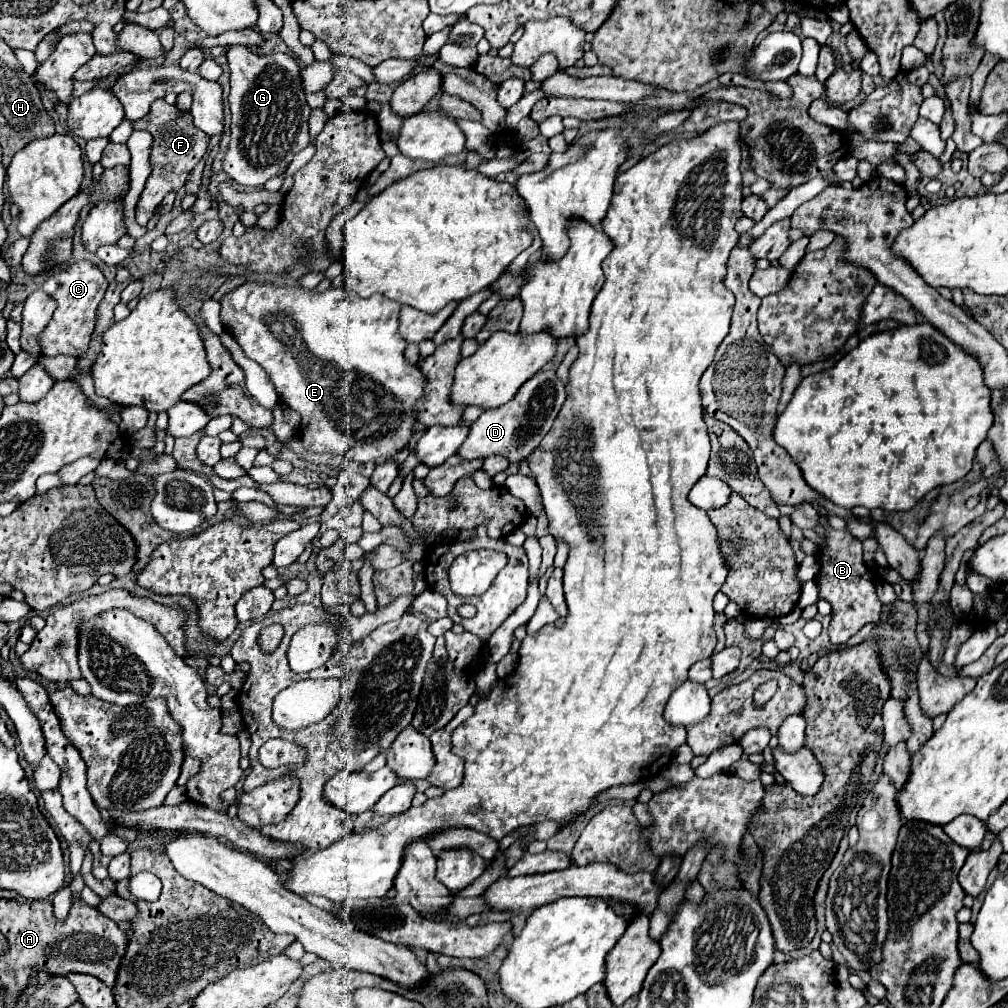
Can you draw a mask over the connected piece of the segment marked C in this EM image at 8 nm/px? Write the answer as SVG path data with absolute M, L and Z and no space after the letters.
M79 260L79 262L69 264L63 272L47 276L45 282L41 284L41 290L45 290L57 302L55 314L39 338L39 346L41 346L43 356L69 354L69 356L81 358L89 348L91 334L97 324L97 308L99 308L99 304L105 296L105 290L107 290L105 276L91 262Z

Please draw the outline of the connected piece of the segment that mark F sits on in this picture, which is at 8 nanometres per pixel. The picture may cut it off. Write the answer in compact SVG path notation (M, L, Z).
M163 98L155 100L151 104L151 112L145 118L141 118L139 122L135 122L133 128L153 134L153 146L151 146L151 156L149 156L153 170L151 170L145 190L137 202L137 224L147 226L155 206L163 200L163 196L171 190L183 188L187 174L205 156L207 146L209 146L209 138L199 128L195 128L189 112L181 112L177 106L167 104Z

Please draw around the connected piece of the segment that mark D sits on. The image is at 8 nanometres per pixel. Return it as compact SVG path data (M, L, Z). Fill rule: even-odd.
M553 370L539 372L533 378L529 378L515 398L495 410L483 412L469 428L469 436L459 448L461 460L475 460L475 458L487 458L487 456L503 456L509 464L517 464L525 460L537 444L543 440L543 436L551 430L555 416L559 414L561 406L565 402L565 386L561 380L557 380L557 374Z

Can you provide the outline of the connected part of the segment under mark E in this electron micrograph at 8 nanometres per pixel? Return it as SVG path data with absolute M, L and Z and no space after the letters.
M245 282L225 294L219 304L223 328L237 340L243 354L267 372L279 400L301 414L301 442L307 450L335 452L357 462L383 462L411 440L415 404L423 396L425 376L403 356L407 342L399 334L401 304L381 294L361 298L335 286L319 294L301 286L261 282Z

